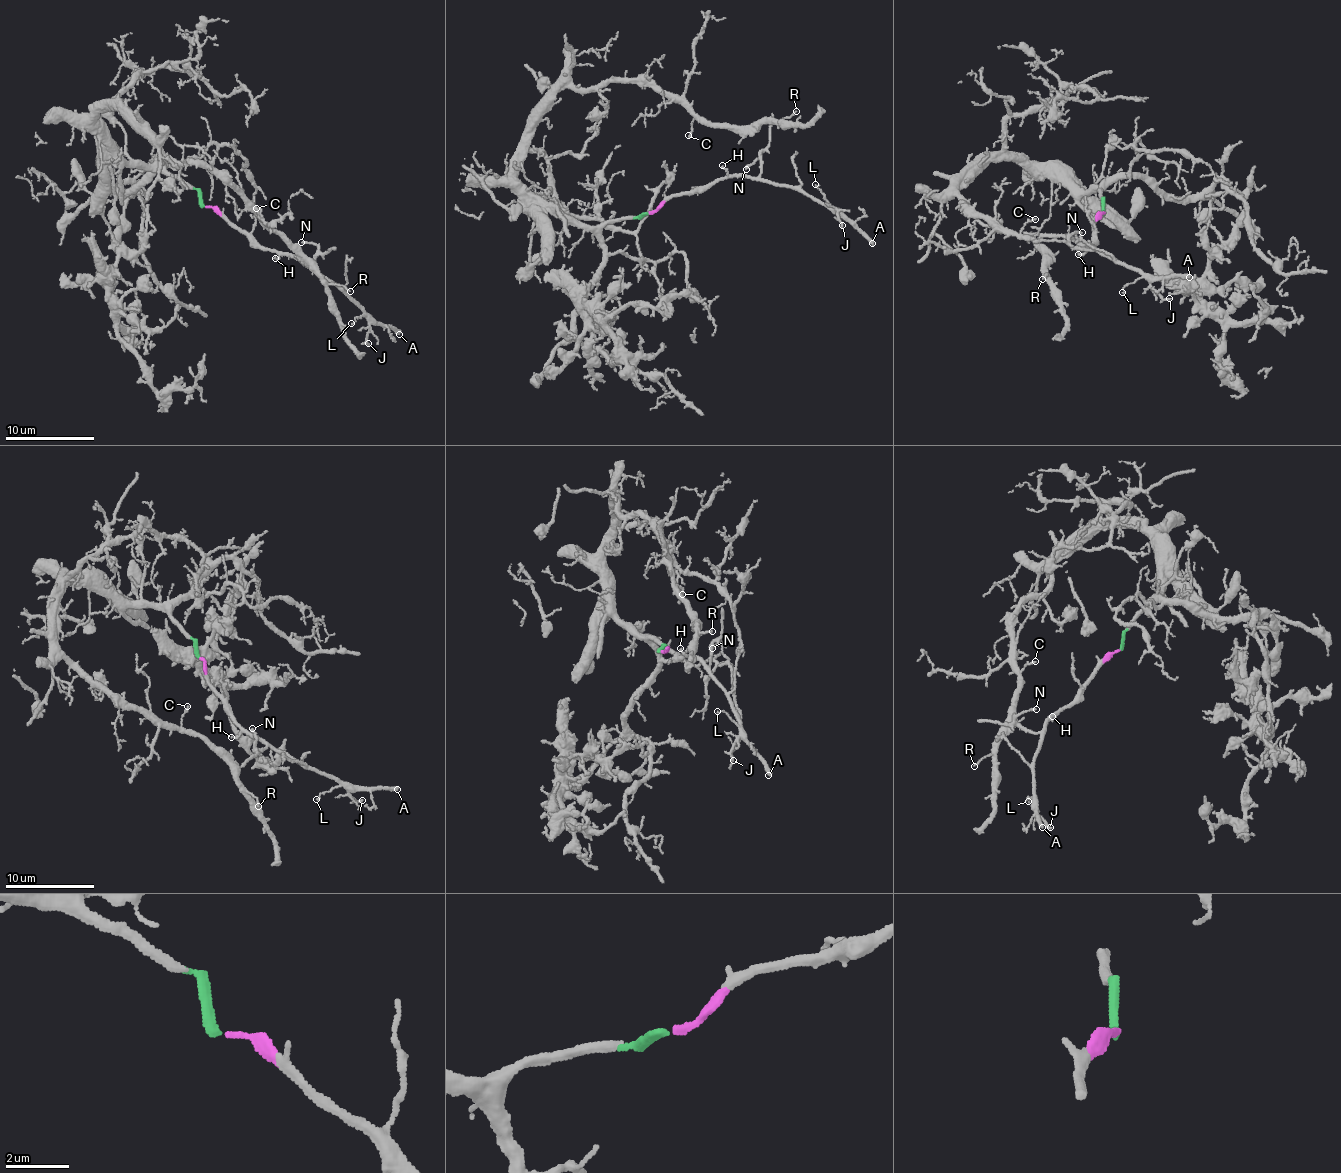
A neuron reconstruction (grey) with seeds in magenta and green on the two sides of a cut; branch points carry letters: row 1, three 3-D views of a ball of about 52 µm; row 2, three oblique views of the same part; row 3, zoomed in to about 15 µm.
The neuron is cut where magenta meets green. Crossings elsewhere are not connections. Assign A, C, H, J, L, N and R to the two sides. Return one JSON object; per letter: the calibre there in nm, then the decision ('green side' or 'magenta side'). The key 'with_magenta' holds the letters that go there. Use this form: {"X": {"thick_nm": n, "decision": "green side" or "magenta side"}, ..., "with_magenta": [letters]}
{"A": {"thick_nm": 320, "decision": "magenta side"}, "C": {"thick_nm": 130, "decision": "green side"}, "H": {"thick_nm": 150, "decision": "magenta side"}, "J": {"thick_nm": 110, "decision": "magenta side"}, "L": {"thick_nm": 100, "decision": "magenta side"}, "N": {"thick_nm": 190, "decision": "magenta side"}, "R": {"thick_nm": 120, "decision": "green side"}, "with_magenta": ["A", "H", "J", "L", "N"]}

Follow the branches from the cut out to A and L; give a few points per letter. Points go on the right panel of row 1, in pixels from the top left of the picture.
A: (1105, 213), (1095, 221), (1097, 233), (1087, 246), (1145, 275), (1189, 277)
L: (1105, 213), (1093, 224), (1096, 238), (1087, 246), (1142, 274), (1121, 292)

